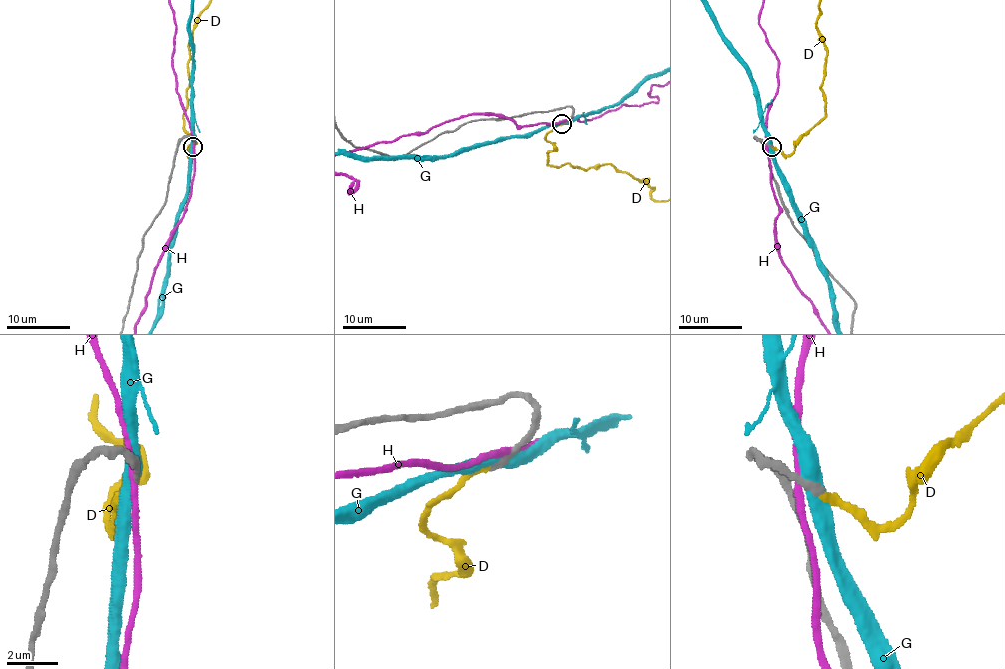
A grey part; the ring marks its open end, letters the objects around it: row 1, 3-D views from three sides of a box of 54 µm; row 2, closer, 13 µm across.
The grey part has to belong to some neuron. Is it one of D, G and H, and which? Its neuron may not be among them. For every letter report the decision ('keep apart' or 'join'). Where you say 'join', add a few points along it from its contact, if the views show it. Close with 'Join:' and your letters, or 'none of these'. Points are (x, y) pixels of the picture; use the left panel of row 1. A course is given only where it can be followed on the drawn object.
D: join
G: keep apart
H: keep apart
Join: D

